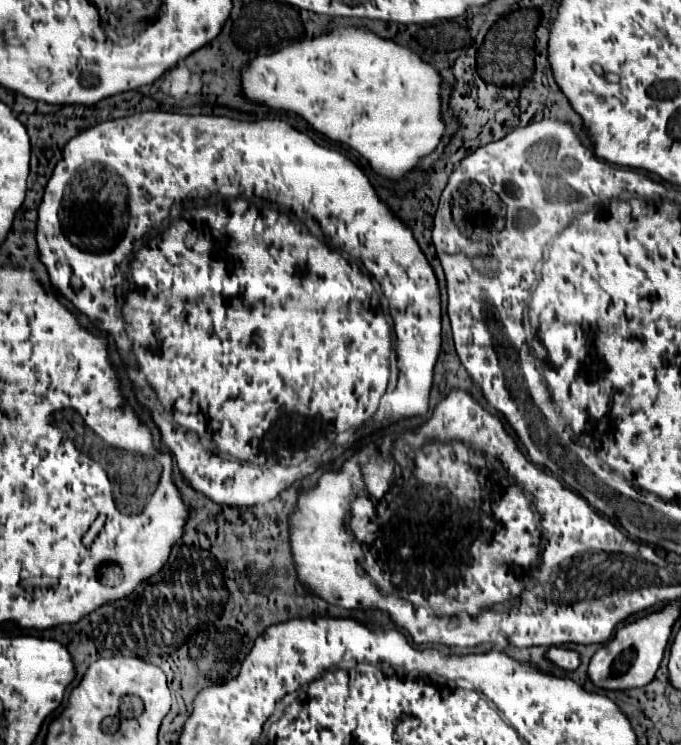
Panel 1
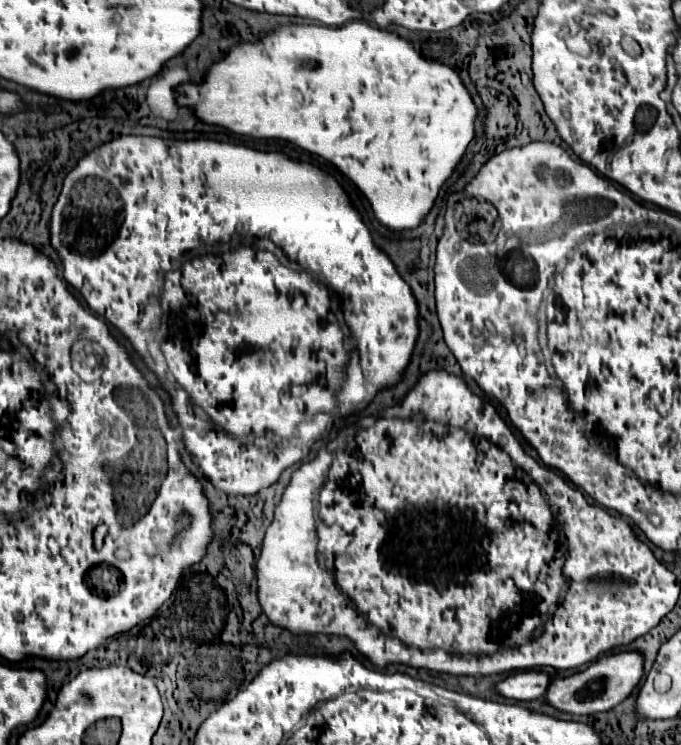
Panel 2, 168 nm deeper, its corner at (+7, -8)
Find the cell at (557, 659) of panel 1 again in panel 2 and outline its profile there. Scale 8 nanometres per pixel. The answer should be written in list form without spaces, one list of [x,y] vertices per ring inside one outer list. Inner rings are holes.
[[[522,670],[522,672],[514,672],[506,680],[502,680],[496,686],[496,690],[506,698],[530,702],[530,700],[546,696],[550,682],[552,682],[552,676],[548,672]]]

